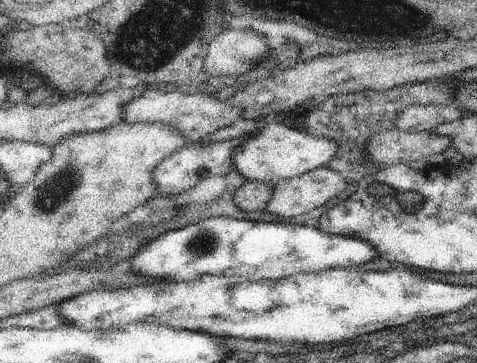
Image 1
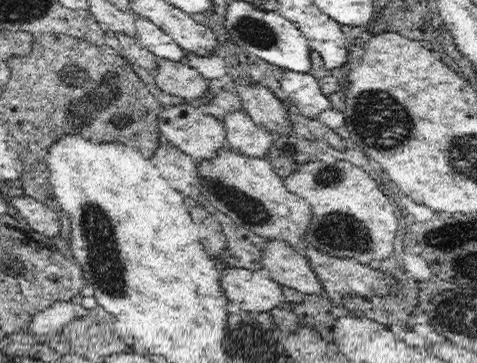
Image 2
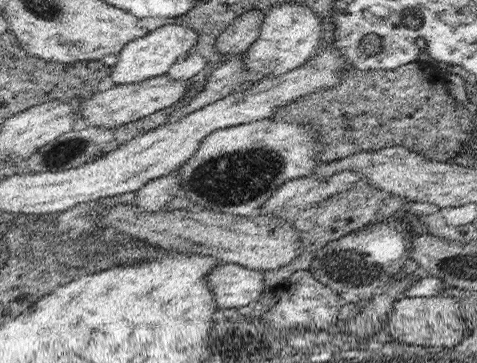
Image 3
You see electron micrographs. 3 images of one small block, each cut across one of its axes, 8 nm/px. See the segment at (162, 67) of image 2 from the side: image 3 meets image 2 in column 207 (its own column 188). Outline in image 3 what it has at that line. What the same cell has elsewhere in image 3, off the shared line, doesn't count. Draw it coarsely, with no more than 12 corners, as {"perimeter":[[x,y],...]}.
{"perimeter":[[167,72],[115,84],[83,102],[81,118],[115,128],[189,92]]}

